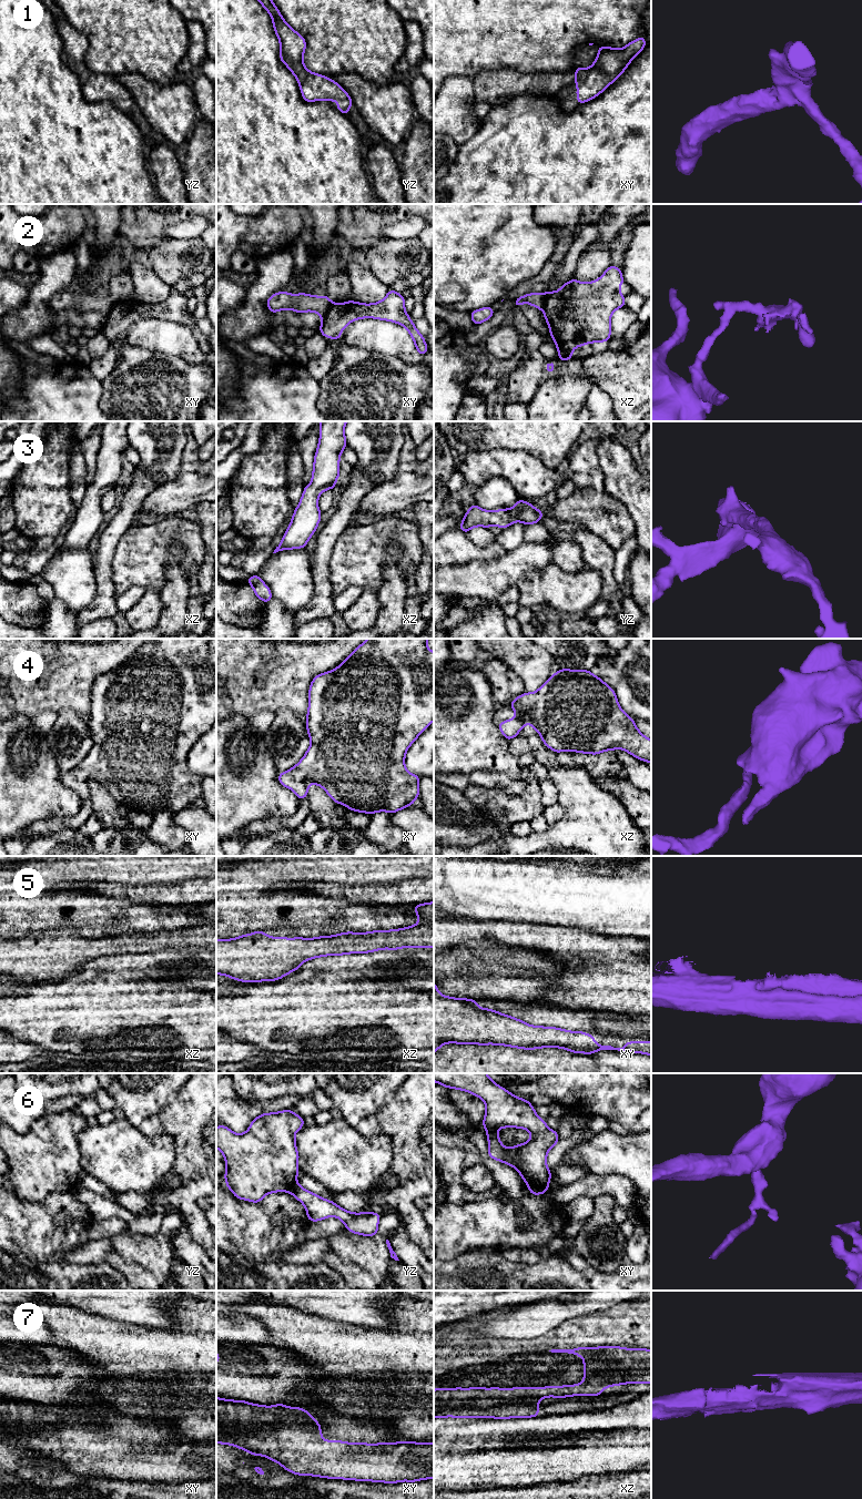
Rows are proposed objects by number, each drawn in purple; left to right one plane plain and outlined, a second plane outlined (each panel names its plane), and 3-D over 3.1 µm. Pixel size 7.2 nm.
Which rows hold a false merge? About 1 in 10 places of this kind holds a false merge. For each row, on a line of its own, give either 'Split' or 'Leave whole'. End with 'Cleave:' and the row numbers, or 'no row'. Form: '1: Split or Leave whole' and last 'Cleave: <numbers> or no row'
1: Leave whole
2: Split
3: Leave whole
4: Leave whole
5: Leave whole
6: Split
7: Leave whole
Cleave: 2, 6

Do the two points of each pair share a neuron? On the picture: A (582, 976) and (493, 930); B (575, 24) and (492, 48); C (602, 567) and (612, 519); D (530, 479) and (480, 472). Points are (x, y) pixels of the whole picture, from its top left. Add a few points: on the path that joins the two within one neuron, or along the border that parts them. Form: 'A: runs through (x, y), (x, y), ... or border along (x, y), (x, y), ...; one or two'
A: runs through (575, 950), (548, 939), (520, 935); one
B: runs through (554, 24), (515, 24), (513, 27); one
C: border along (586, 529), (601, 537), (615, 550); two
D: runs through (518, 469), (493, 469); one

